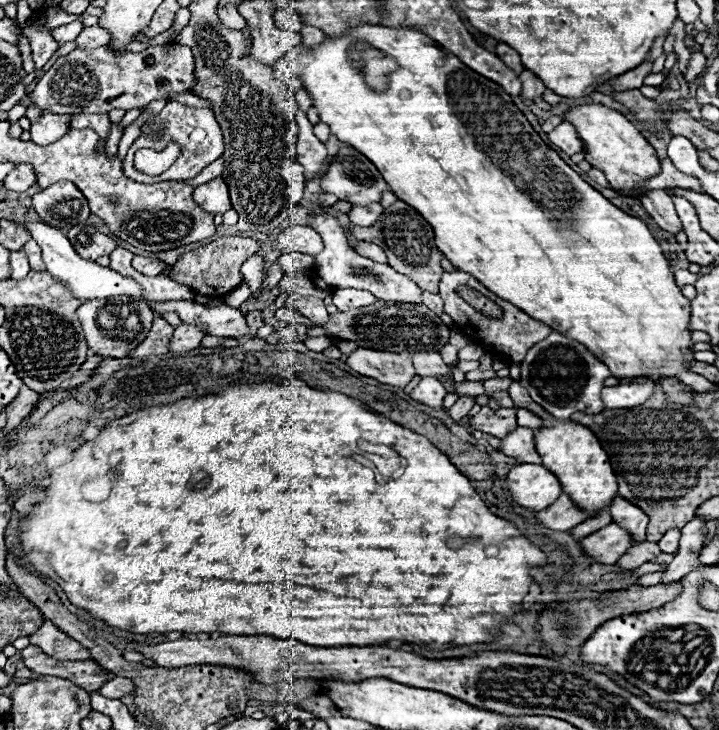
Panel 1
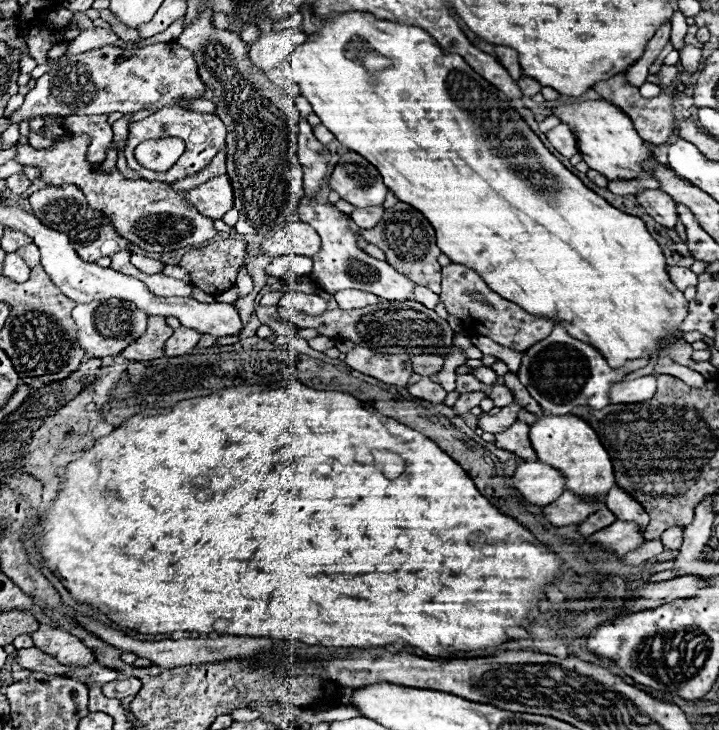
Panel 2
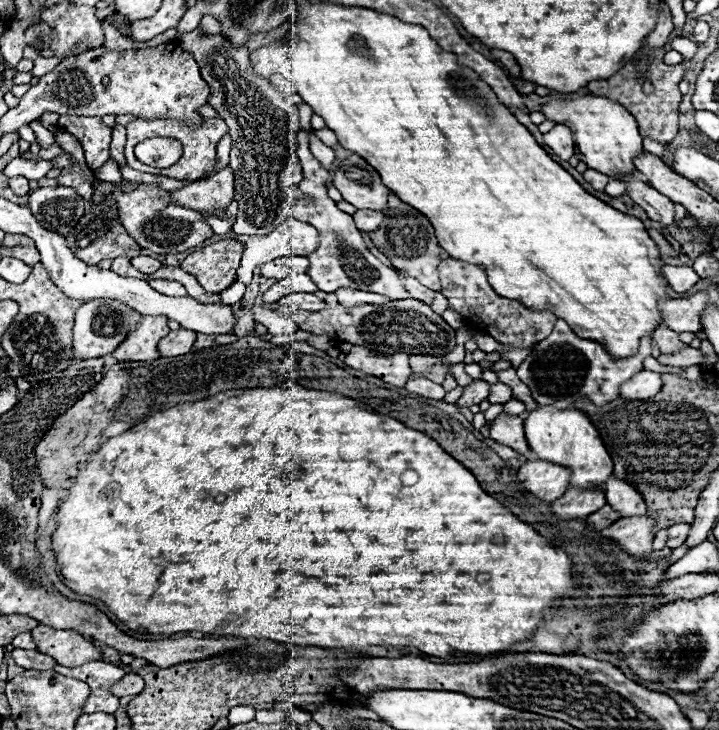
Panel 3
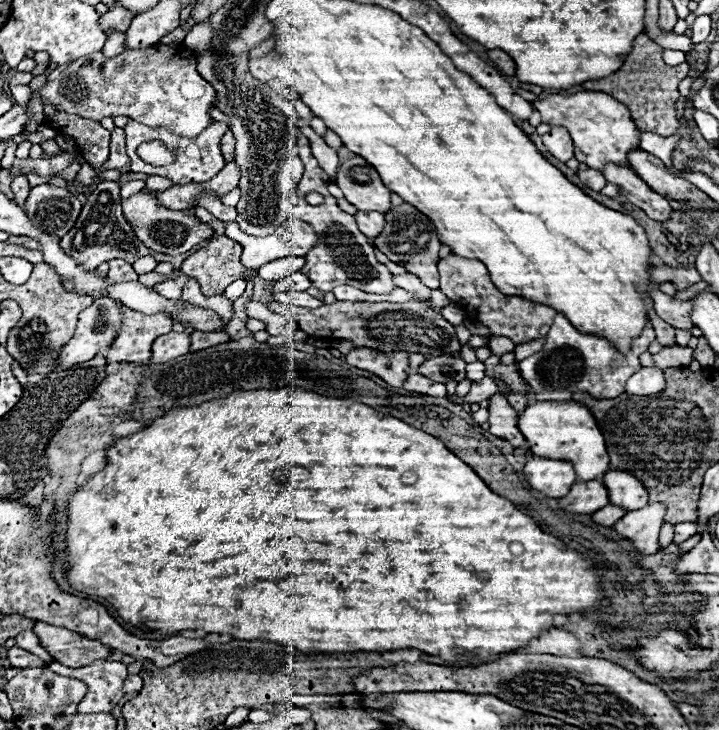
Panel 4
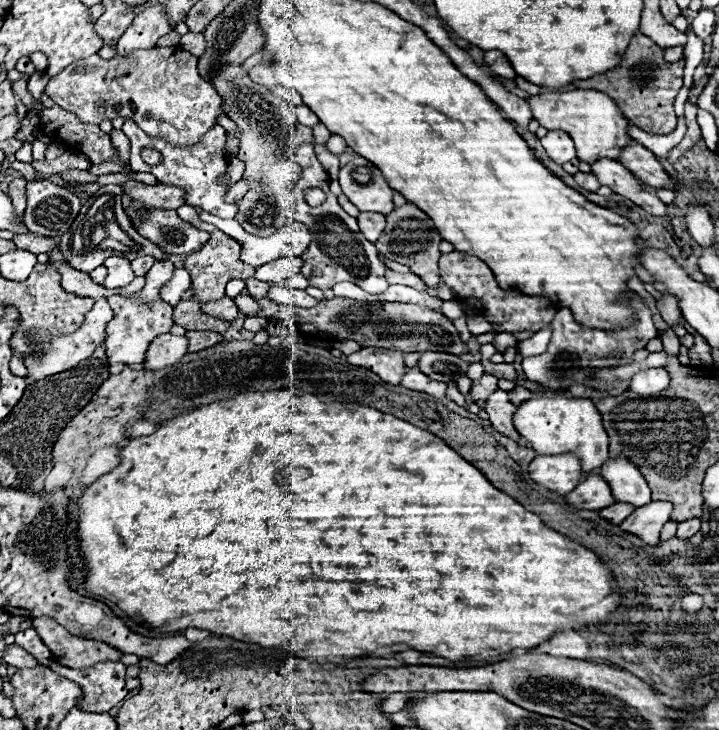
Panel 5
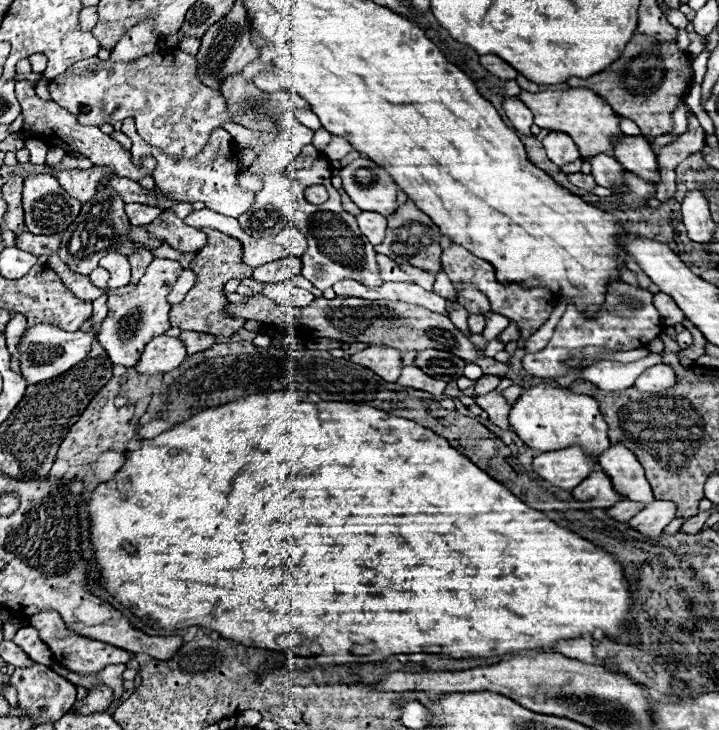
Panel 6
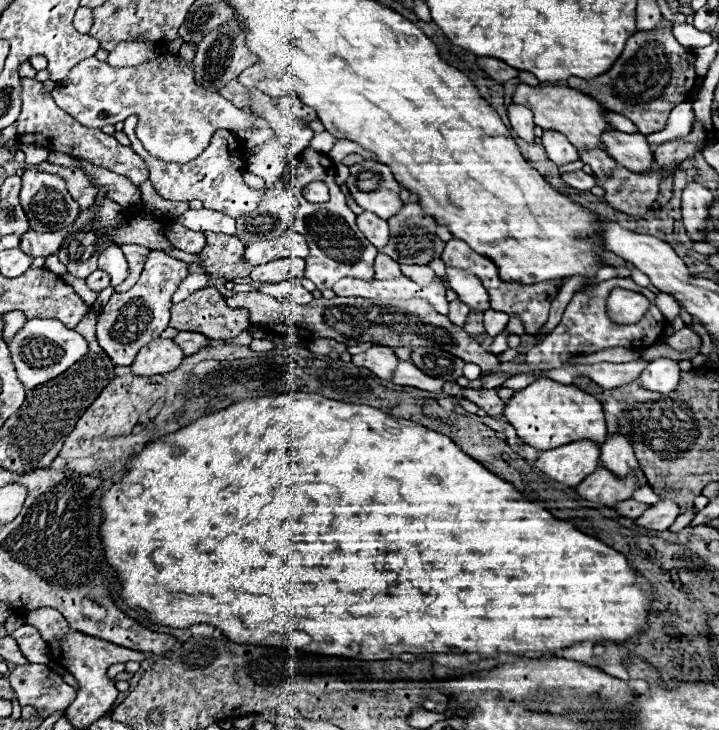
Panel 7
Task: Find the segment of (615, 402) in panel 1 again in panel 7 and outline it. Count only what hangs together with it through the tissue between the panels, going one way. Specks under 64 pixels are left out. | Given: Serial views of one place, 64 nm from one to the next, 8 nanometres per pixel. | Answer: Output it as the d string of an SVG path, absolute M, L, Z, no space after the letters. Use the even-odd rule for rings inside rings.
M658 358L652 360L640 374L640 384L652 392L668 394L680 384L680 366L676 360Z

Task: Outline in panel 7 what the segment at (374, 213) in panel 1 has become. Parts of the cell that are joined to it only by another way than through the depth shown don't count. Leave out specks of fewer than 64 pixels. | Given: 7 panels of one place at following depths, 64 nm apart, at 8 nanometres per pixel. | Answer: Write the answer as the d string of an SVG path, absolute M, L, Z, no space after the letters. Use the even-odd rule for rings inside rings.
M362 212L356 218L356 222L358 222L360 232L370 240L370 244L374 244L376 248L382 248L384 244L388 244L388 236L390 236L388 224L382 218L378 218L372 212Z

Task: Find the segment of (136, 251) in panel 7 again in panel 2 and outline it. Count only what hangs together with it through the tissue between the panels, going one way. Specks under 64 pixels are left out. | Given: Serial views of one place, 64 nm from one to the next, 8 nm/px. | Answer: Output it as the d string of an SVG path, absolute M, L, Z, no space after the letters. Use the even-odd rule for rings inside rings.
M132 254L132 264L134 264L140 272L144 272L144 274L158 274L158 272L164 268L162 262L152 260L152 258L146 258L146 256L140 256L140 254Z

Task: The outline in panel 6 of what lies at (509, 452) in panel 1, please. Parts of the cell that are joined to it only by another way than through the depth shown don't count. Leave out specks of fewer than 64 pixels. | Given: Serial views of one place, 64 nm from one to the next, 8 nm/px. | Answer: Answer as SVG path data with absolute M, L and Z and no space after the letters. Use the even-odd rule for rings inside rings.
M492 390L492 392L484 394L484 396L474 396L474 402L476 402L482 410L488 412L490 420L492 420L496 426L500 426L500 428L504 428L504 430L510 428L510 424L508 424L508 414L510 414L510 408L512 408L512 406L510 406L510 402L506 402L506 400L502 398L502 394L500 394L498 390Z

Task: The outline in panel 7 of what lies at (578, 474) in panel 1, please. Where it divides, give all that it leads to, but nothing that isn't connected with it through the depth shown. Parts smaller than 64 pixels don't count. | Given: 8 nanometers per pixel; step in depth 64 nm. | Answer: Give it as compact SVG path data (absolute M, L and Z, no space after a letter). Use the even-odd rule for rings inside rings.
M540 378L530 386L518 390L506 402L504 418L516 428L518 436L536 450L556 448L560 444L570 444L572 440L584 438L602 444L608 436L602 404L594 396L580 392L580 388L576 388L574 384L566 386L550 378Z

